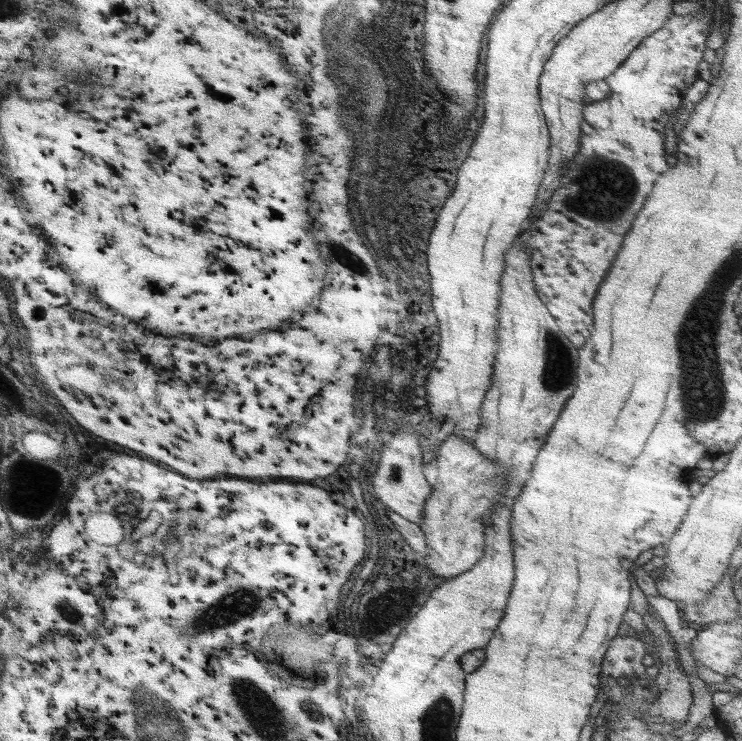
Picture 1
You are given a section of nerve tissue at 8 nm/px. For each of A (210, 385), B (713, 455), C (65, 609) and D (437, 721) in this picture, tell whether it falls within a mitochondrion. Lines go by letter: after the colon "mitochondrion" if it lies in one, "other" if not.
A: other
B: other
C: mitochondrion
D: mitochondrion

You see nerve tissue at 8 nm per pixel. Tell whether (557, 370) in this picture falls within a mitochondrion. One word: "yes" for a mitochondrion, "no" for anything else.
yes

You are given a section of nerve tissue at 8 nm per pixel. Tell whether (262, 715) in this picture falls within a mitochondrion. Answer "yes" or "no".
yes

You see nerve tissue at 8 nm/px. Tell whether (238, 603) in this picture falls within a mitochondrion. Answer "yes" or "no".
yes

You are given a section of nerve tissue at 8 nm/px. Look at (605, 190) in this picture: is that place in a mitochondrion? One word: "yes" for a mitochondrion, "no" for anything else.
yes

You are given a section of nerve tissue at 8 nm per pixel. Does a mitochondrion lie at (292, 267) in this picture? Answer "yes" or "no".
no

